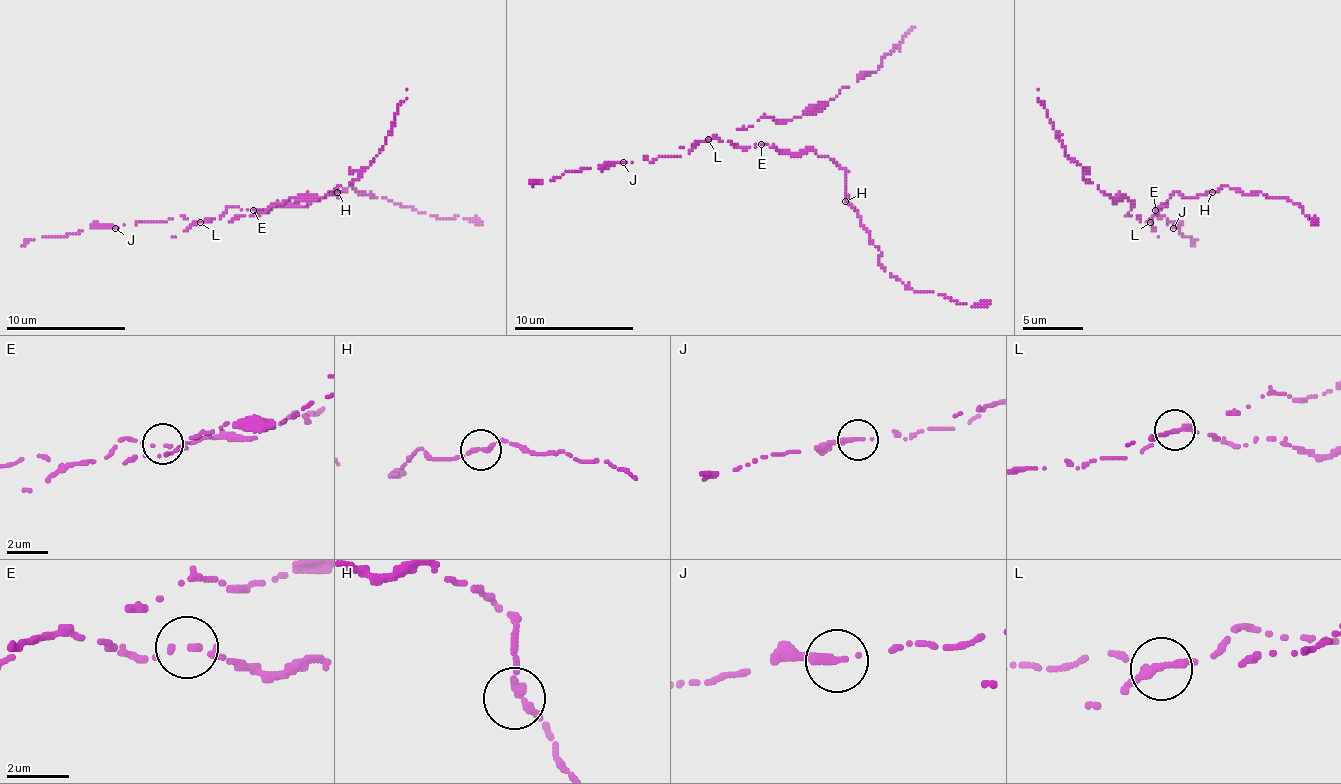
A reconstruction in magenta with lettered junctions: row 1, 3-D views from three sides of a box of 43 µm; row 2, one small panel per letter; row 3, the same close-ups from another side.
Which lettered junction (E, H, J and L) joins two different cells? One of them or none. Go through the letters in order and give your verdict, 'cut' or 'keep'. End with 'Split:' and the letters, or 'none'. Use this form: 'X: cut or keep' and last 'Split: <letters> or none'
E: keep
H: keep
J: keep
L: cut
Split: L

